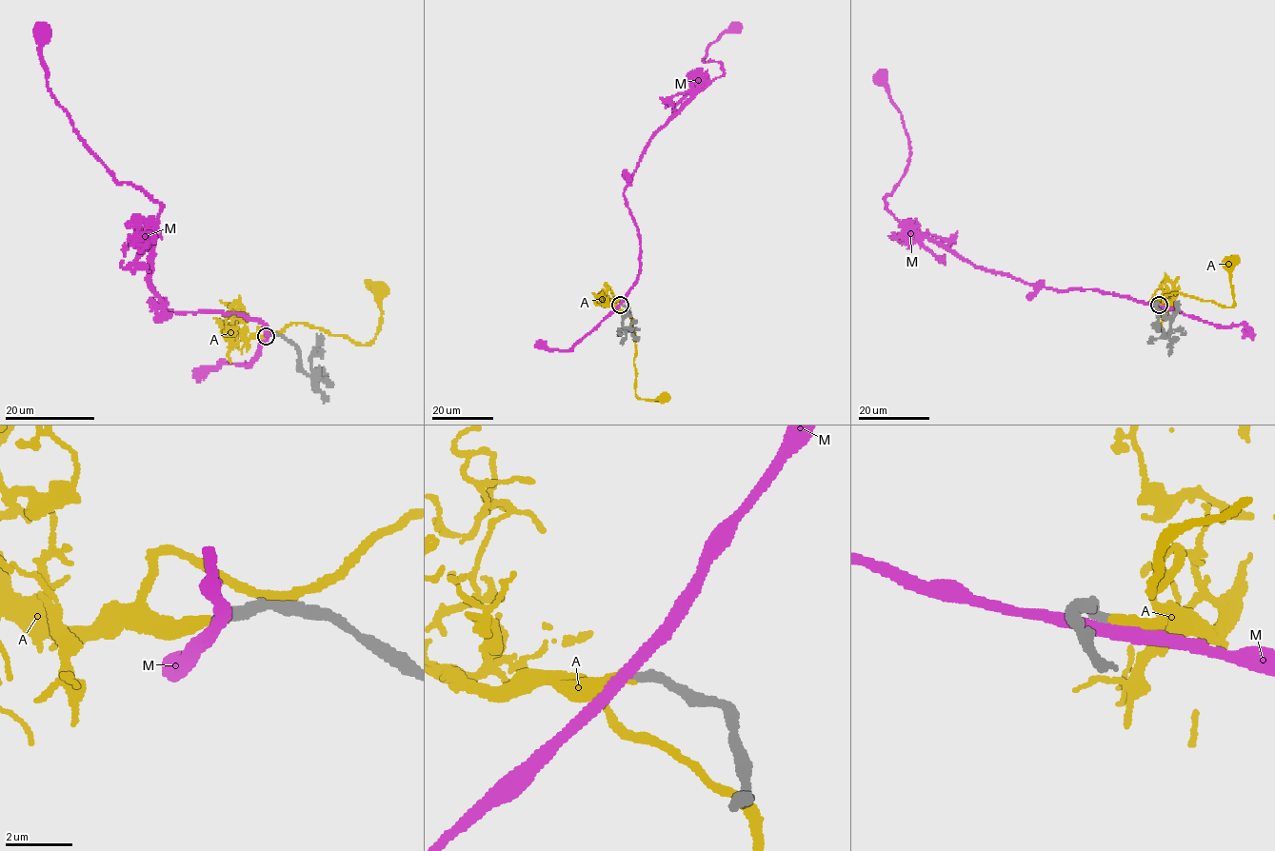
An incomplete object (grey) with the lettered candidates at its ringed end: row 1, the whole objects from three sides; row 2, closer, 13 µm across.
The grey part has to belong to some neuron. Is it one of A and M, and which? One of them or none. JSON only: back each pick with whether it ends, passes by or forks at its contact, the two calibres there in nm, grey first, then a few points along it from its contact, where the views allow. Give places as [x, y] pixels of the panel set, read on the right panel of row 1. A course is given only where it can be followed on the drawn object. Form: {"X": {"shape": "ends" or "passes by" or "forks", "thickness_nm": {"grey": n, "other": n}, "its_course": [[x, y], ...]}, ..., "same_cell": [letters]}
{"A": {"shape": "ends", "thickness_nm": {"grey": 300, "other": 320}, "its_course": [[1159, 305], [1164, 305], [1165, 296], [1177, 292], [1233, 306], [1228, 264]]}, "same_cell": ["A"]}

